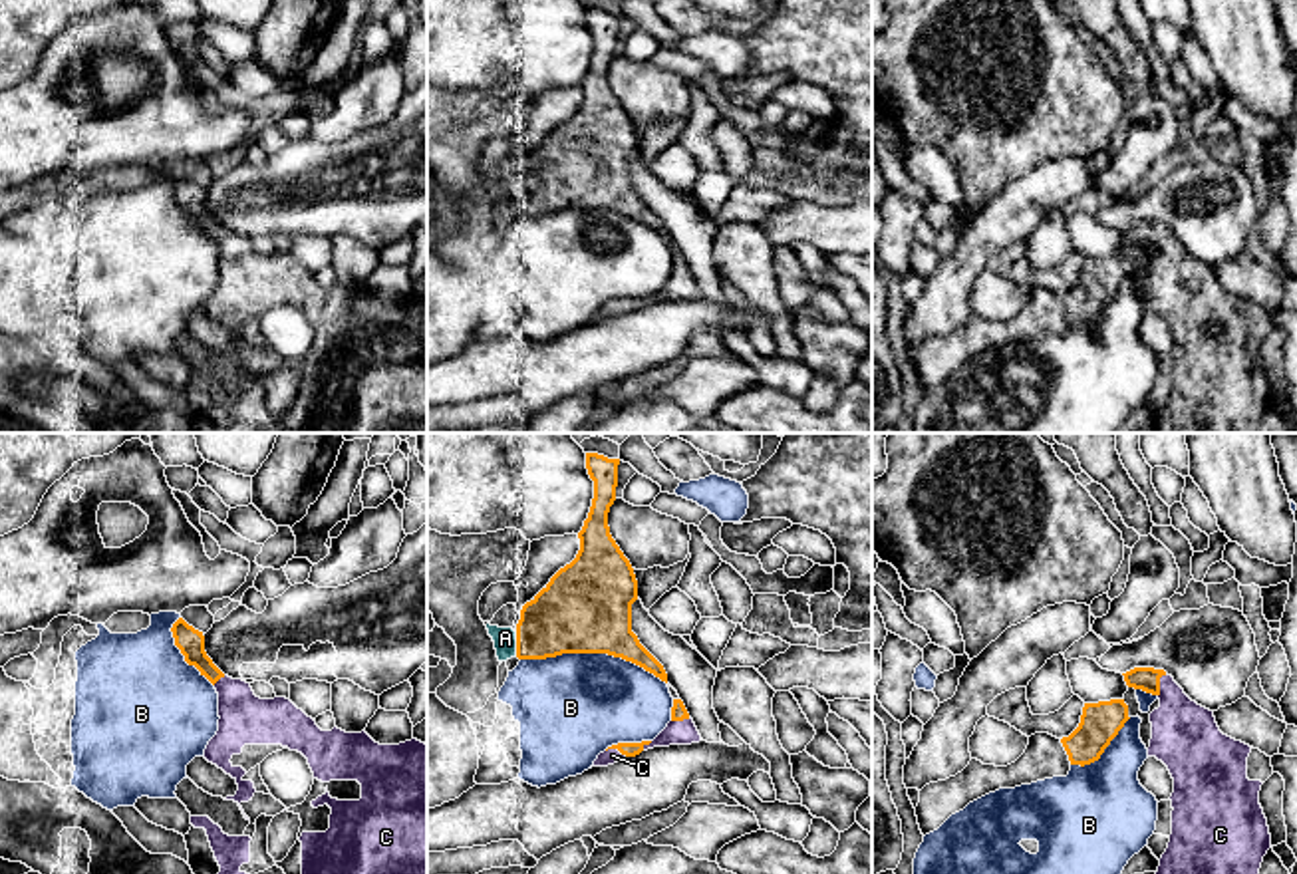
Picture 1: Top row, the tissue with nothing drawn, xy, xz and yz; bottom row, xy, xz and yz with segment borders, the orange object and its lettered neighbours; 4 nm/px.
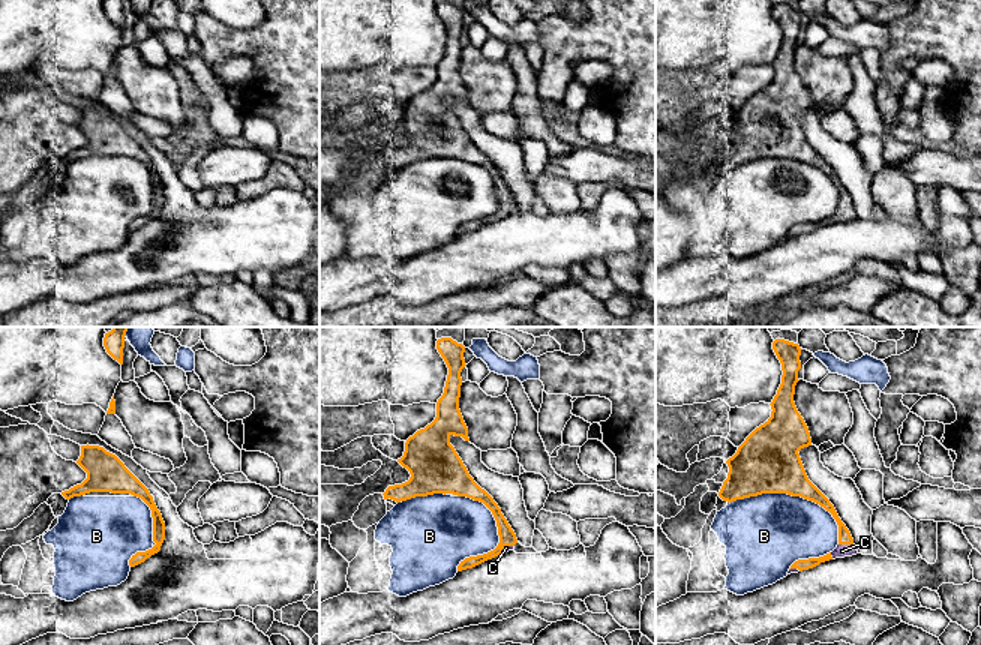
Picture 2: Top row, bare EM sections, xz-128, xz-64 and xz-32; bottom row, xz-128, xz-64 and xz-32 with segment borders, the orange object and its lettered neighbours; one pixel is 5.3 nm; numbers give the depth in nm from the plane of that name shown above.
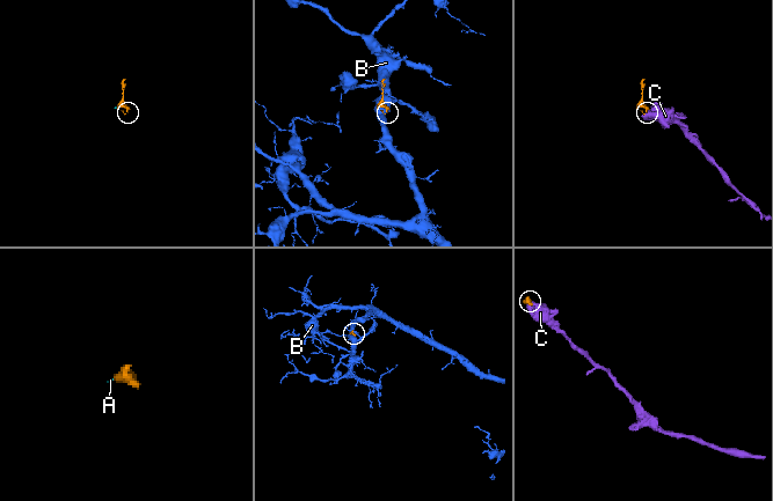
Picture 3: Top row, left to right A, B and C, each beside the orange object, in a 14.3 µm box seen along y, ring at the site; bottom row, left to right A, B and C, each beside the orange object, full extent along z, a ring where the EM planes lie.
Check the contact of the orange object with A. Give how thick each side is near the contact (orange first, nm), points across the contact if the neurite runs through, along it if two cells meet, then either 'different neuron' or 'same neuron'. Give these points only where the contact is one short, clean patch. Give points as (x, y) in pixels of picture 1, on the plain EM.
300/100 nm | same neuron

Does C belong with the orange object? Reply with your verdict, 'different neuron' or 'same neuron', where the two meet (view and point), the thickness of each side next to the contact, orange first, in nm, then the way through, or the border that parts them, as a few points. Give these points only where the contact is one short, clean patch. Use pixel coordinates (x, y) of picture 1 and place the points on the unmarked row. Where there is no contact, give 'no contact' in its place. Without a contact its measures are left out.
same neuron | yz (1158, 239) | 100/280 nm

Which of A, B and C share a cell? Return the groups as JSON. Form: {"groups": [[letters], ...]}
{"groups": [["A", "C"], ["B"]]}

